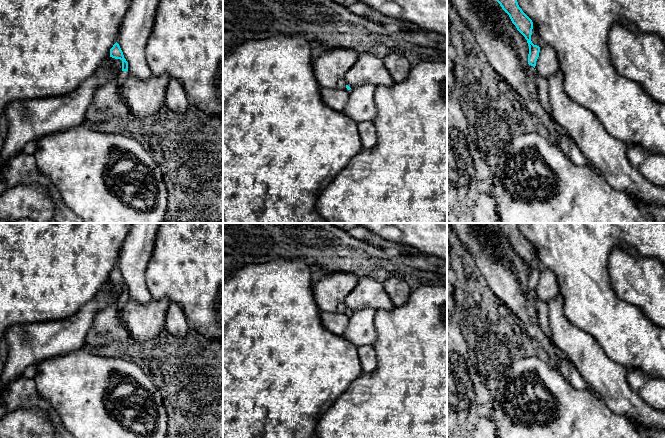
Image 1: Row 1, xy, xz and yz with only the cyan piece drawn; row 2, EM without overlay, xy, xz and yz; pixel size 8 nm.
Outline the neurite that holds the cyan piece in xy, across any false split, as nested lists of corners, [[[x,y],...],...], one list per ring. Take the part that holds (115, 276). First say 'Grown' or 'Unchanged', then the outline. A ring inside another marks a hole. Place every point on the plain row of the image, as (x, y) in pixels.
Grown. [[[117,266],[110,273],[110,281],[115,282],[115,283],[120,283],[122,285],[122,294],[118,298],[118,304],[117,304],[118,310],[121,315],[121,312],[122,312],[126,302],[129,299],[129,295],[128,295],[128,286],[124,282],[123,276]]]

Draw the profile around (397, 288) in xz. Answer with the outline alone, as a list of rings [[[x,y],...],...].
[[[391,277],[383,283],[383,286],[394,307],[404,305],[412,291],[407,282],[401,277]]]

